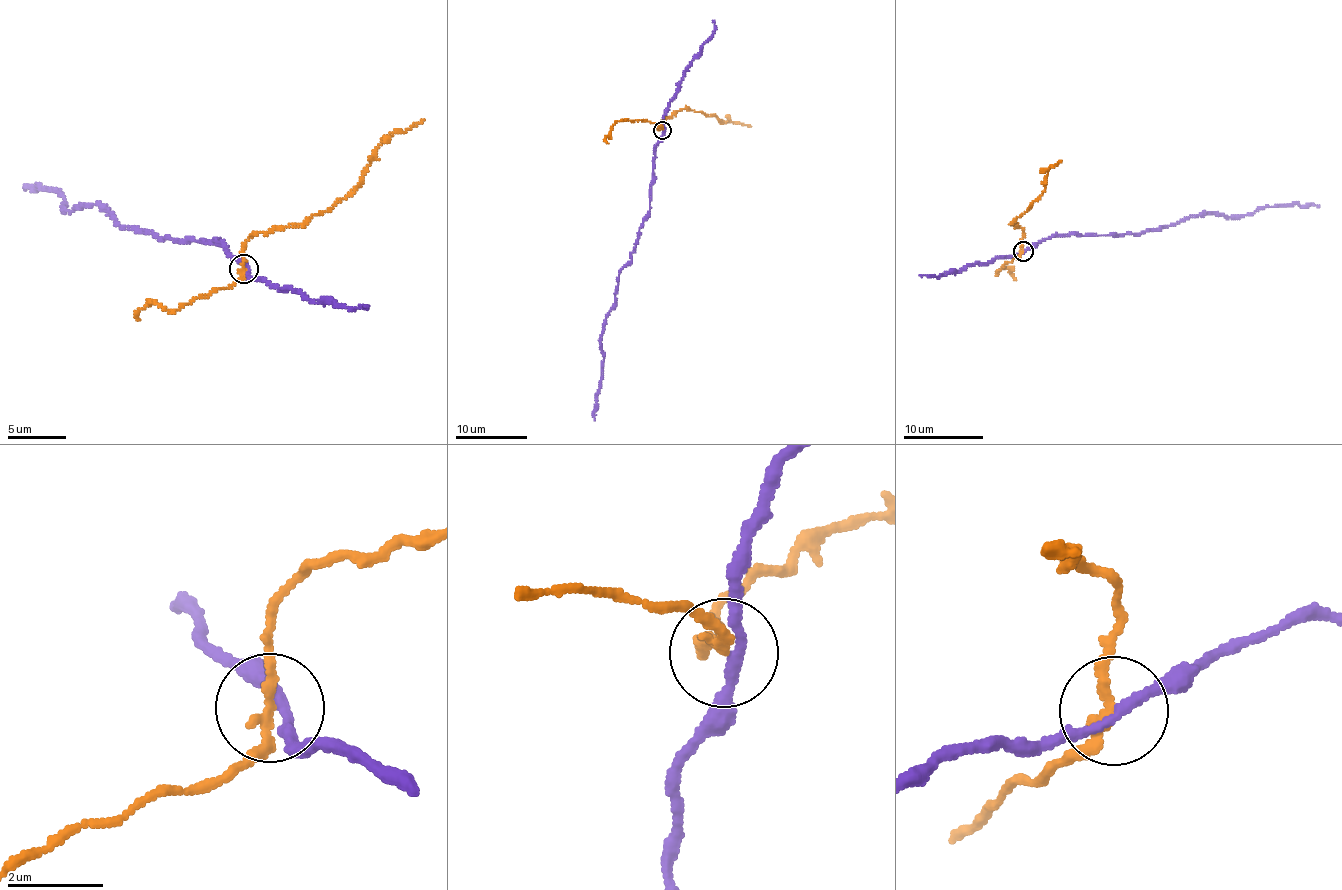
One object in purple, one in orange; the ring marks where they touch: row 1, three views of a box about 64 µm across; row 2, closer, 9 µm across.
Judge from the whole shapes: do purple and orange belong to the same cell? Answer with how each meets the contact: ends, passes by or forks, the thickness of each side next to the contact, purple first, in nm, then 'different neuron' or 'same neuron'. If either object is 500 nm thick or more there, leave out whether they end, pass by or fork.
purple passes by; orange passes by; 200 nm thick on the purple side, 180 nm on the other; different neuron

